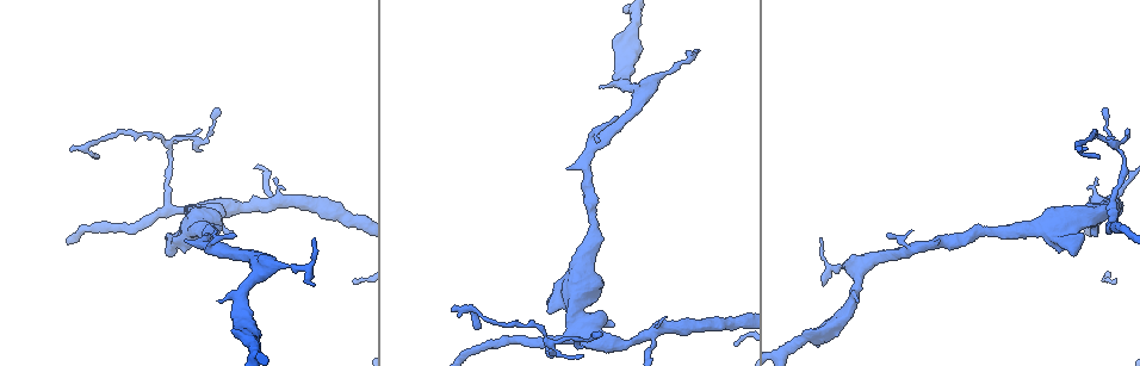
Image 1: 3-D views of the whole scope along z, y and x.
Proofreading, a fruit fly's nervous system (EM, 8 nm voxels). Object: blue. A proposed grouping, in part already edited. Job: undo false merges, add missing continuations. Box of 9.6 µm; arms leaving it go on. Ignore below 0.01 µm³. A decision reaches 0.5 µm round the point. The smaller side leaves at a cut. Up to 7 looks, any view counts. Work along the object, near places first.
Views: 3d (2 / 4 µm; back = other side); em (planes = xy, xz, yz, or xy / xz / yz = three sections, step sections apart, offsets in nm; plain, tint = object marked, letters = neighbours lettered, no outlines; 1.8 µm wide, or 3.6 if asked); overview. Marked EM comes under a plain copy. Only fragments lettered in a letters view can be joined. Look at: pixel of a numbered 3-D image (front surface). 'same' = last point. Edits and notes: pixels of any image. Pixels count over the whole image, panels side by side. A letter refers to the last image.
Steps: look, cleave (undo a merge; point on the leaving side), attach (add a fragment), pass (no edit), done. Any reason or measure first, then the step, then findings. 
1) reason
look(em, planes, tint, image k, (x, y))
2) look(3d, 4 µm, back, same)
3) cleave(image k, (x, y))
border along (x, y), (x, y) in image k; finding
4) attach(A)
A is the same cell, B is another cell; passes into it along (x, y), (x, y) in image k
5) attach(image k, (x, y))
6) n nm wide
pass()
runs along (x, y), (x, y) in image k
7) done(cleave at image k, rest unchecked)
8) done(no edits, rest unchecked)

thick turns thin
look(3d, 2 µm, image 1, (597, 144))

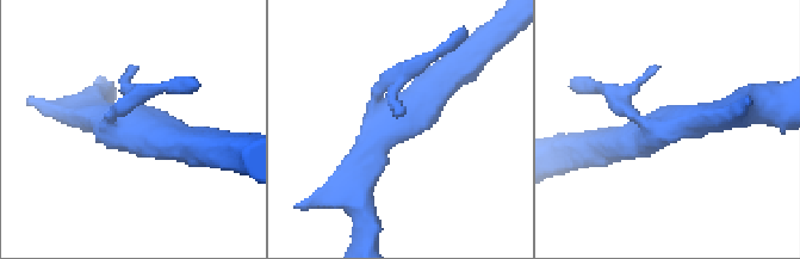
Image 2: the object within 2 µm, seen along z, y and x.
look(em, 3.6 µm, planes, letters, image 2, (125, 128))

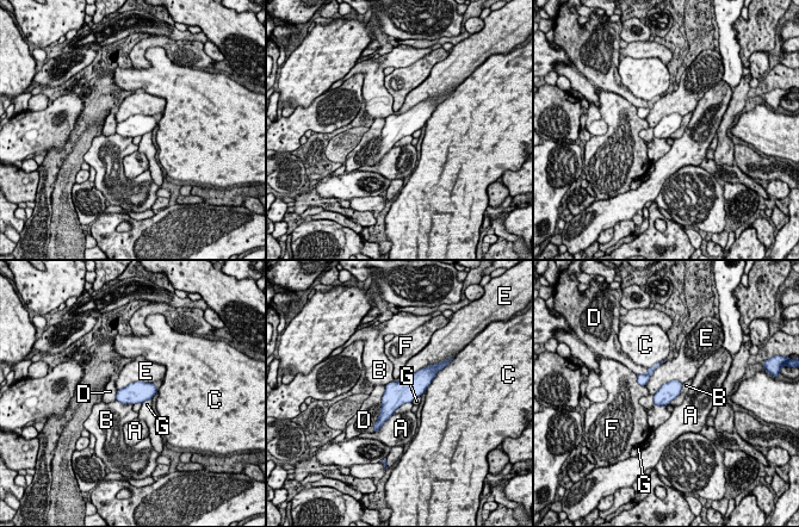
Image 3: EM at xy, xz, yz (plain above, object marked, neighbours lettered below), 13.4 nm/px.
240 nm wide
pass()
A, B, C, D, E, F and G are other cells; runs along (426, 372), (388, 409), (381, 421) in image 3; all the same cell

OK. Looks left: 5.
thick turns thin
look(em, planes, tint, image 1, (574, 322))

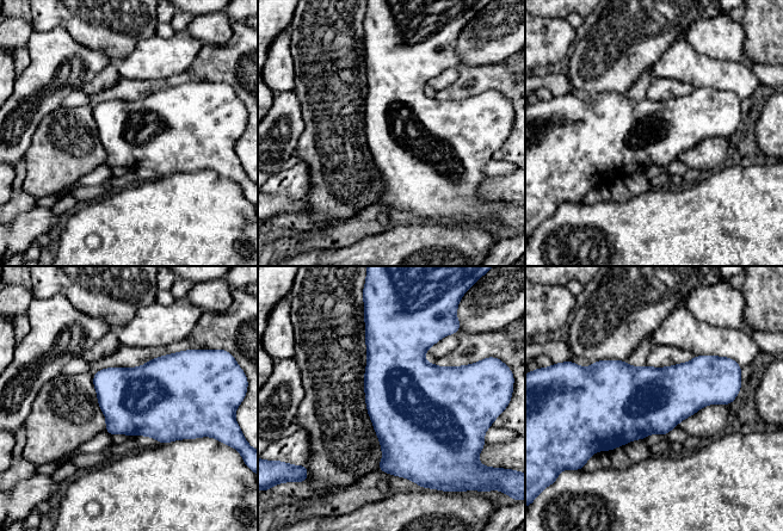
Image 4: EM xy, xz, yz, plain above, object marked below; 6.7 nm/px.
look(em, planes, letters, same)

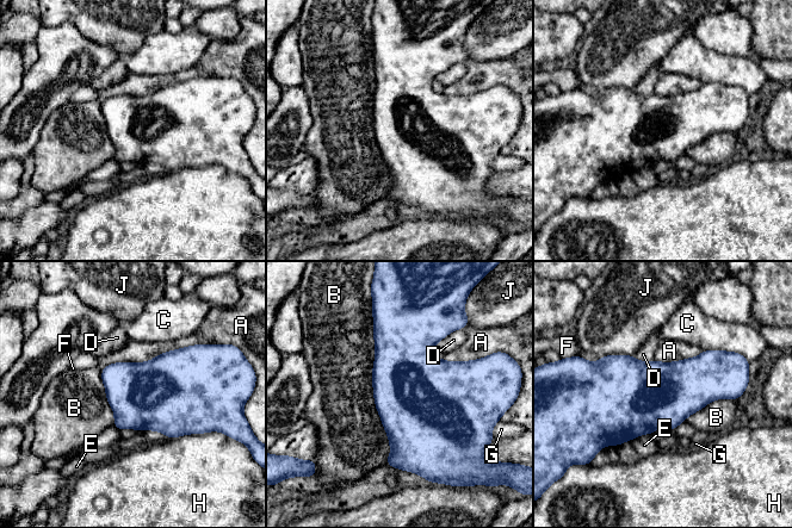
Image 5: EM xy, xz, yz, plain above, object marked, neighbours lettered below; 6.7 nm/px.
B touches over 1000 nm
pass()
A, B, C, D, E, F, G, H and J are other cells; border along (372, 316), (387, 464) in image 5; one cell here

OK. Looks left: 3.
branch stops here
look(3d, 2 µm, image 1, (315, 285))

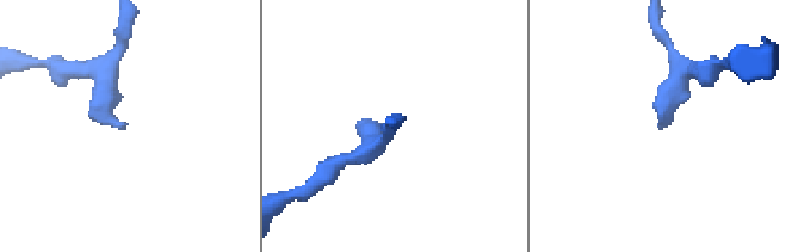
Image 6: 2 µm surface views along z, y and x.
need the tissue
look(em, planes, letters, image 6, (123, 125))

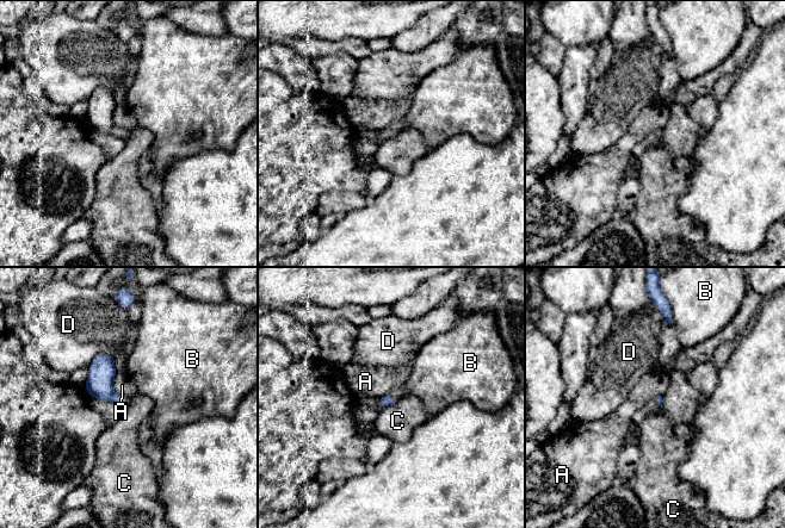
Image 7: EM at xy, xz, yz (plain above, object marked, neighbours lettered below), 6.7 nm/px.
pass()
A, B, C and D are other cells; border along (396, 401), (381, 409) in image 7; no lettered fragment goes on from it

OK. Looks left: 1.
done(no edits, rest unchecked)

